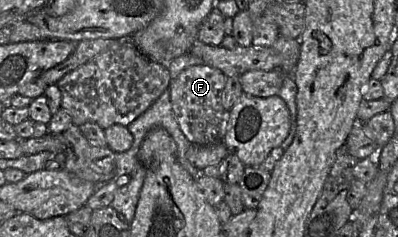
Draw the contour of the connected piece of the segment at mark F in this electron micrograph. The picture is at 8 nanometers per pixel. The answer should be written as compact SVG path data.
M193 65L171 79L168 90L176 120L186 138L197 145L222 142L227 131L229 110L223 105L223 90L227 76L208 65Z

